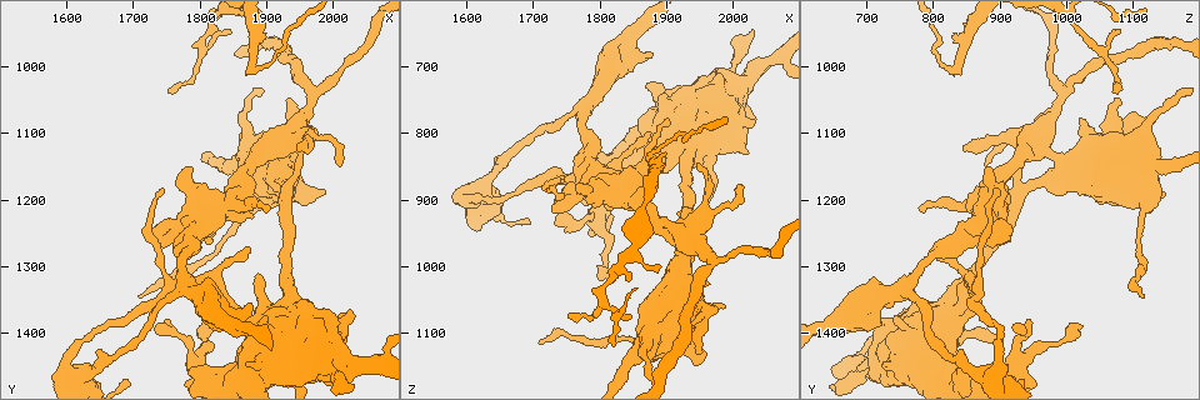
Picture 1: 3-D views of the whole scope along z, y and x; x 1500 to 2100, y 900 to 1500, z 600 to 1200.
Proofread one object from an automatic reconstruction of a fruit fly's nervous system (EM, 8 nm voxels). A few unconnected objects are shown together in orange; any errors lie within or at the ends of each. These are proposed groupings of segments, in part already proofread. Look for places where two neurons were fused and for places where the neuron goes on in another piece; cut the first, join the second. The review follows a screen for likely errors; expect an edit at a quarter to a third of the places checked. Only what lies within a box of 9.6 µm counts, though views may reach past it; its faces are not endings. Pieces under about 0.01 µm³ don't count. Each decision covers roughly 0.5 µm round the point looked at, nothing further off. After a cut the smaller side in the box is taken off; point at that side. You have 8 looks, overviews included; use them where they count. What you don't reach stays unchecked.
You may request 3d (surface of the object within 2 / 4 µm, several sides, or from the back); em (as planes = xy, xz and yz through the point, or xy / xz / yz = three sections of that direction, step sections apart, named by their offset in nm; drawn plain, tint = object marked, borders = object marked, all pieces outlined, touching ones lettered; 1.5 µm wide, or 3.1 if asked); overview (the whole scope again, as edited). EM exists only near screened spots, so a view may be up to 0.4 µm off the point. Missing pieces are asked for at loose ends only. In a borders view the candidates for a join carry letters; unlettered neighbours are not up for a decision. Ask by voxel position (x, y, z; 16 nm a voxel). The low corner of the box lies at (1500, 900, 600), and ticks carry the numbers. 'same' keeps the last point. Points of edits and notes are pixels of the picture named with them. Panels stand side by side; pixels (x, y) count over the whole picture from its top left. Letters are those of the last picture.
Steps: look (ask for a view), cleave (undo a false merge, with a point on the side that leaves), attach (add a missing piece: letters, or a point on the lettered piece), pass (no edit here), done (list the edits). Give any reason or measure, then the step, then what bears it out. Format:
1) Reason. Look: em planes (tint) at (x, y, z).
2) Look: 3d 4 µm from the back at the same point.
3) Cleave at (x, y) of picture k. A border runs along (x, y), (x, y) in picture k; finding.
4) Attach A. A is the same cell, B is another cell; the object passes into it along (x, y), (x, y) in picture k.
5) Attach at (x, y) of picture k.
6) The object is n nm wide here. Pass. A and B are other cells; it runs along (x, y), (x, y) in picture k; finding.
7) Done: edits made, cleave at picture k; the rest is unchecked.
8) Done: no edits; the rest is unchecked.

Thin end. Look: 3d 4 µm at (1900, 1215, 780).

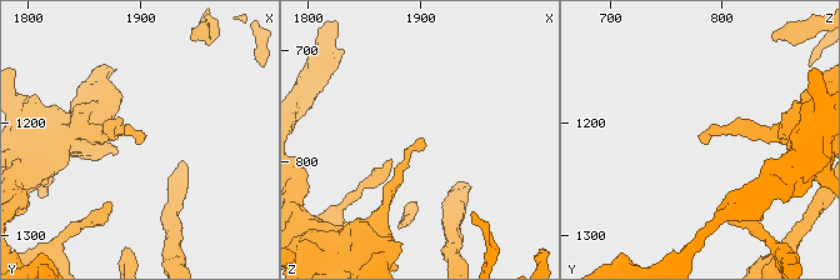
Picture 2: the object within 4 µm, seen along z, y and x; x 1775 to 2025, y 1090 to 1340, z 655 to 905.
Look: em yz step 4 (borders) at (1900, 1210, 780).

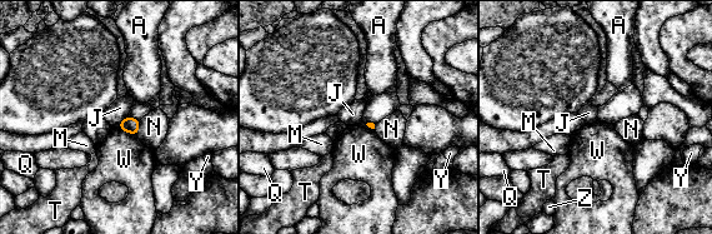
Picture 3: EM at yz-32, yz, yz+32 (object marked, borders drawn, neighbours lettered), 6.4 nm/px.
Look: em planes (borders) at the same point.

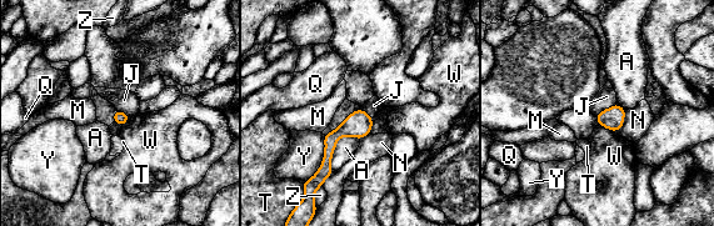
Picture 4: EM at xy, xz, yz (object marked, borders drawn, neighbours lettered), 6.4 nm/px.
Pass. A, J, M, N, Q, T, W, Y and Z are other cells; a border runs along (615, 103), (603, 109), (595, 116) in picture 4; none of them fits.

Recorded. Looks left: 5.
An open end. Look: em xy step 8 (borders) at (1930, 1050, 1075).

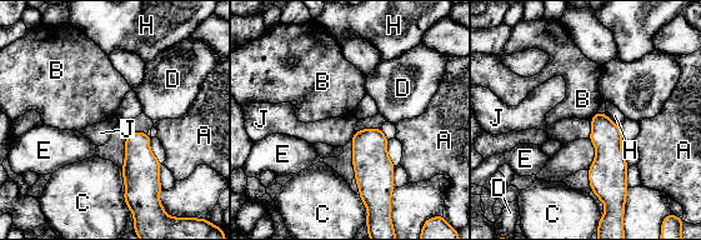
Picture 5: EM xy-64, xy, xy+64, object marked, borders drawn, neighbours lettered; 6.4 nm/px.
The object is 110 nm wide here. Pass. A, B, C, D, E, H and J are other cells; a border runs along (590, 119), (591, 133), (587, 138) in picture 5; no lettered piece goes on from it.

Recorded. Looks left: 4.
Branch stops here. Look: em planes (borders) at (1750, 1030, 1070).

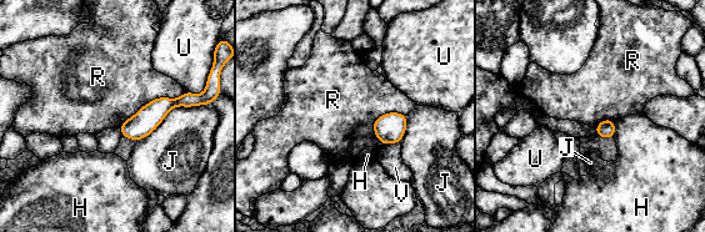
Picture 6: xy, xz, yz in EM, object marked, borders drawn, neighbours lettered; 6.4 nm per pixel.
Pass. H, J, R, U and V are other cells; a border runs along (184, 91), (150, 100), (119, 126) in picture 6; no lettered piece goes on from it.

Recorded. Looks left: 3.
Done: no edits; the rest is unchecked.

